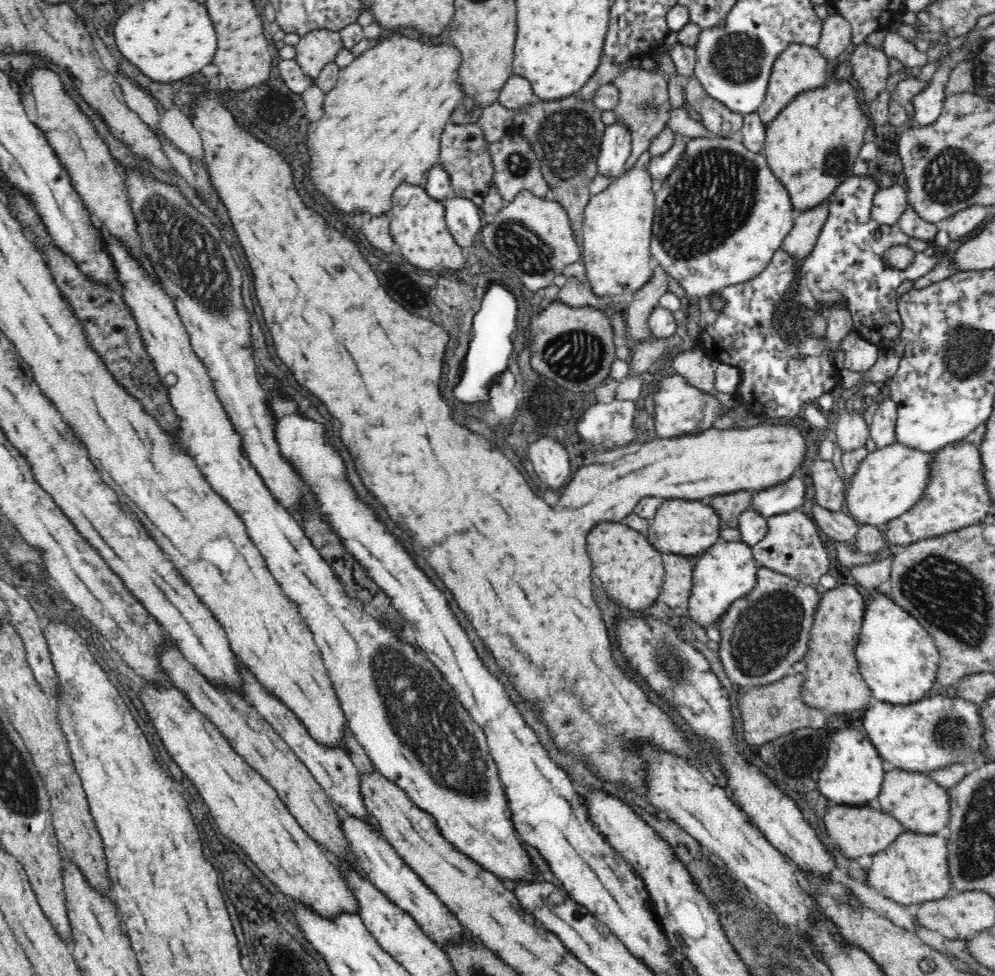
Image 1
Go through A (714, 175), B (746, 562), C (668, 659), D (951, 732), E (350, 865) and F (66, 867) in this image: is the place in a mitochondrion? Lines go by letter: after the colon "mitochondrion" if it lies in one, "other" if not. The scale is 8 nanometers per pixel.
A: mitochondrion
B: other
C: mitochondrion
D: mitochondrion
E: other
F: other

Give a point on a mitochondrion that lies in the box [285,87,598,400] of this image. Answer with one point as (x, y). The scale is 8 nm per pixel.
(527, 252)

